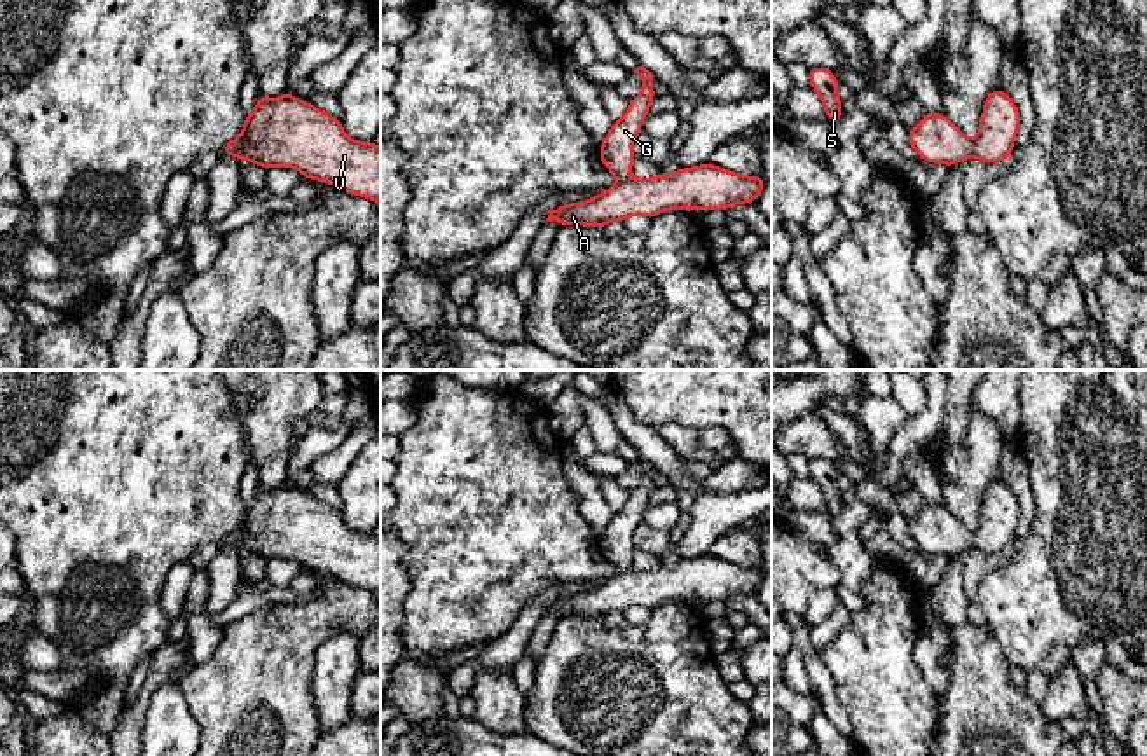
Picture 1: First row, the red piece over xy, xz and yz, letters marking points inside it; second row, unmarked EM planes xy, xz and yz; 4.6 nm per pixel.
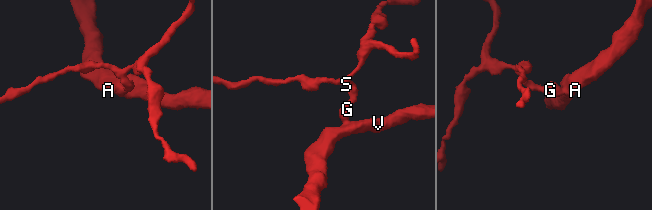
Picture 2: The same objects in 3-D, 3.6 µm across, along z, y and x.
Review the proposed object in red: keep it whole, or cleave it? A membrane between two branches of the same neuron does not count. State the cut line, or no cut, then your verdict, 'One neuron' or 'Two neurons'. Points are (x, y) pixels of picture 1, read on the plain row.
Split along yz (971, 533), (973, 545). Two neurons

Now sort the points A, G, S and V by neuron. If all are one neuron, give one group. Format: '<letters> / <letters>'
A V / G S

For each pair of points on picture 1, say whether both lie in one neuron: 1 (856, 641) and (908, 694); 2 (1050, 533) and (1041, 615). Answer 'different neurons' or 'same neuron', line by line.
1: same neuron
2: same neuron

